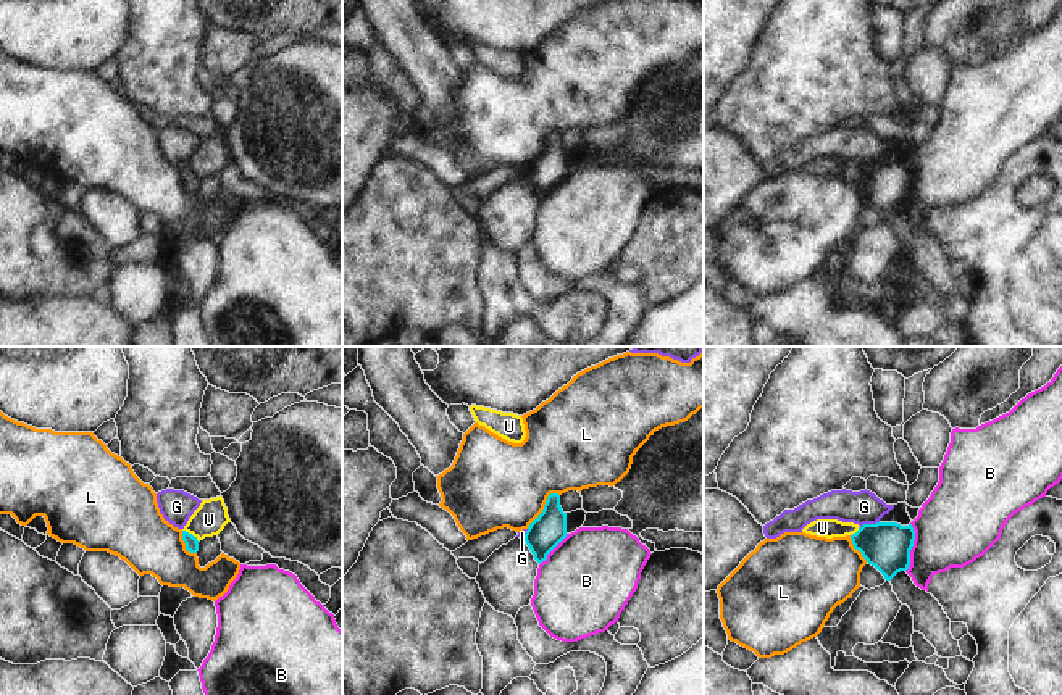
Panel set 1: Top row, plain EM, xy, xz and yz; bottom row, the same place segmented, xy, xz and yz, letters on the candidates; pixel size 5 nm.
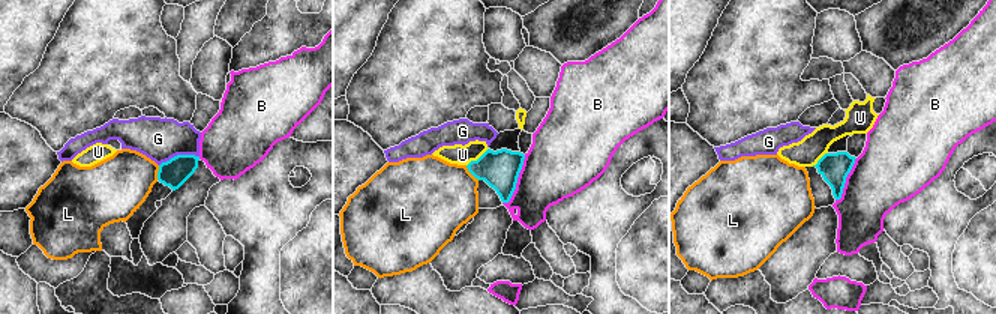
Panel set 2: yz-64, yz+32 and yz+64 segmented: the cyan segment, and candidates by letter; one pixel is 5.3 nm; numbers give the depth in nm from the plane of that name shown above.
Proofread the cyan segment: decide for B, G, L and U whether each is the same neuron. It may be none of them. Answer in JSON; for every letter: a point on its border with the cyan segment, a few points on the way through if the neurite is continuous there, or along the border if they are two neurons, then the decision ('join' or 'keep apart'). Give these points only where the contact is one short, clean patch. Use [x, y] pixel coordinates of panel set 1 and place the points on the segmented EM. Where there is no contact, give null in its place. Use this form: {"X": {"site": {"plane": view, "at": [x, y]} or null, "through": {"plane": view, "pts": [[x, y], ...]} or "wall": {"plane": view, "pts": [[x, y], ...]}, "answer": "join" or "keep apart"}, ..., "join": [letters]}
{"B": {"site": {"plane": "yz", "at": [912, 545]}, "wall": {"plane": "yz", "pts": [[911, 523], [914, 545], [911, 565], [906, 571]]}, "answer": "keep apart"}, "G": {"site": {"plane": "yz", "at": [869, 524]}, "wall": {"plane": "yz", "pts": [[878, 521], [861, 528]]}, "answer": "keep apart"}, "L": {"site": {"plane": "xz", "at": [544, 508]}, "wall": {"plane": "xz", "pts": [[557, 492], [547, 497], [543, 511], [526, 528]]}, "answer": "keep apart"}, "U": {"site": {"plane": "xy", "at": [191, 534]}, "wall": {"plane": "xy", "pts": [[183, 529], [199, 541]]}, "answer": "keep apart"}, "join": []}

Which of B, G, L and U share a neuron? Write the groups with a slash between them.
B / G / L / U

